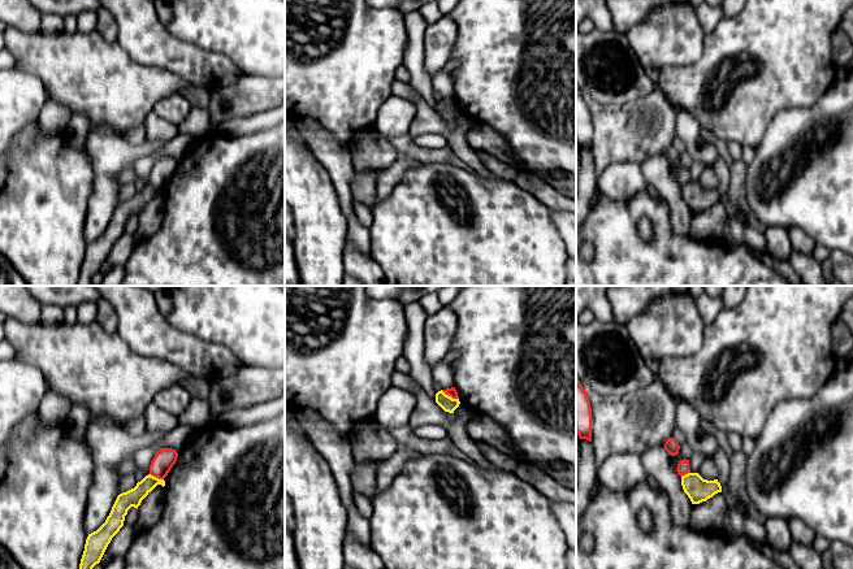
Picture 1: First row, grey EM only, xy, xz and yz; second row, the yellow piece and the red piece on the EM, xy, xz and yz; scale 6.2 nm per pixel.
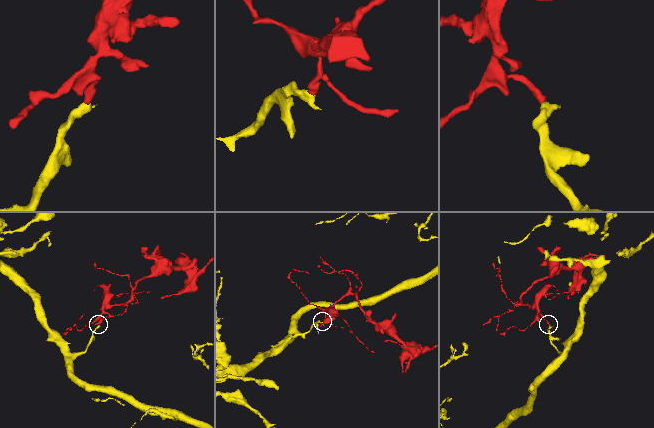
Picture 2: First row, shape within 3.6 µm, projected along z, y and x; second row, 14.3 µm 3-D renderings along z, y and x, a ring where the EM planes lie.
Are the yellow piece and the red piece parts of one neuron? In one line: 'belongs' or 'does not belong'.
does not belong

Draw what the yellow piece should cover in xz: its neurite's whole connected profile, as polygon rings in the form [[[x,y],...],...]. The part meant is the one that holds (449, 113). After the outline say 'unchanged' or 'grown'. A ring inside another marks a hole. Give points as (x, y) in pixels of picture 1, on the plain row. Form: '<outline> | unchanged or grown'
[[[442,99],[436,103],[436,112],[449,122],[454,122],[454,120],[459,116],[459,108],[453,108],[446,104]]] | unchanged

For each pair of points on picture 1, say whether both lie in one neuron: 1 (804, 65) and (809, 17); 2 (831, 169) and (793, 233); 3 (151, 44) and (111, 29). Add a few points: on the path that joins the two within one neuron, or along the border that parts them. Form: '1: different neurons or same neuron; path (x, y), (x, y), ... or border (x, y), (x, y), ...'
1: same neuron; path (804, 53), (804, 29)
2: different neurons; border (788, 229), (800, 229), (815, 244)
3: different neurons; border (111, 13), (117, 29), (117, 40)

